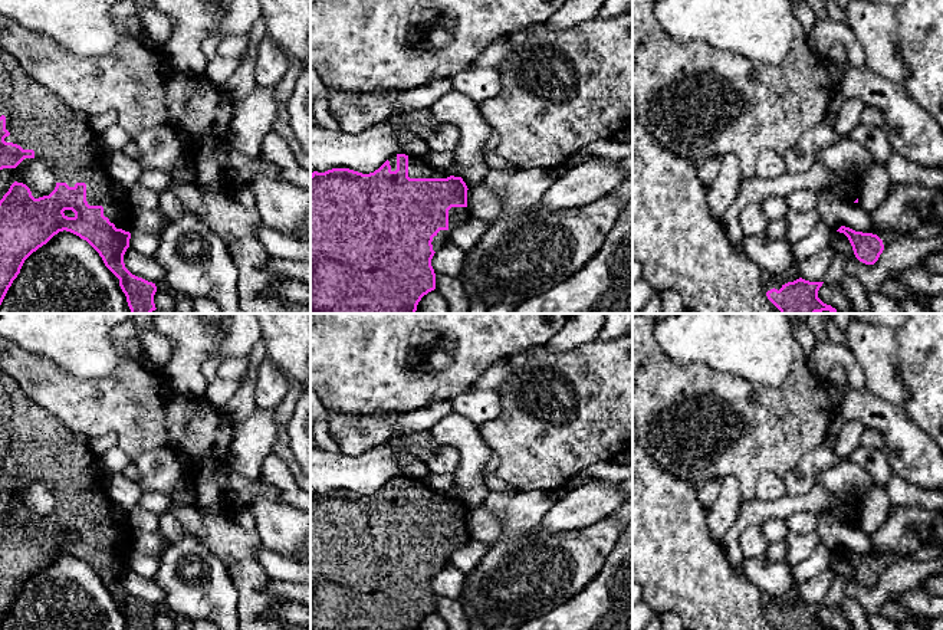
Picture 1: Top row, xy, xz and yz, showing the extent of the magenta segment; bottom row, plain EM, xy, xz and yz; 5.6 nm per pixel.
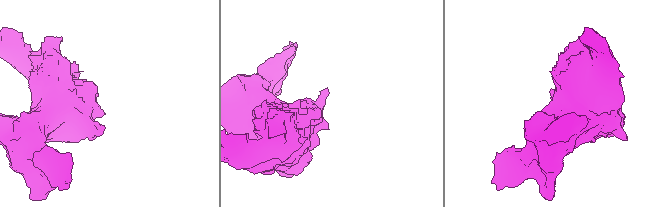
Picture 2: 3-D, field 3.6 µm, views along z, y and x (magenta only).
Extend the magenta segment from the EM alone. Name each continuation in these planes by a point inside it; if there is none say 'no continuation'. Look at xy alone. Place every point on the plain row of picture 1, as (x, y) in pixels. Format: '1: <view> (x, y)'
1: xy (36, 440)

